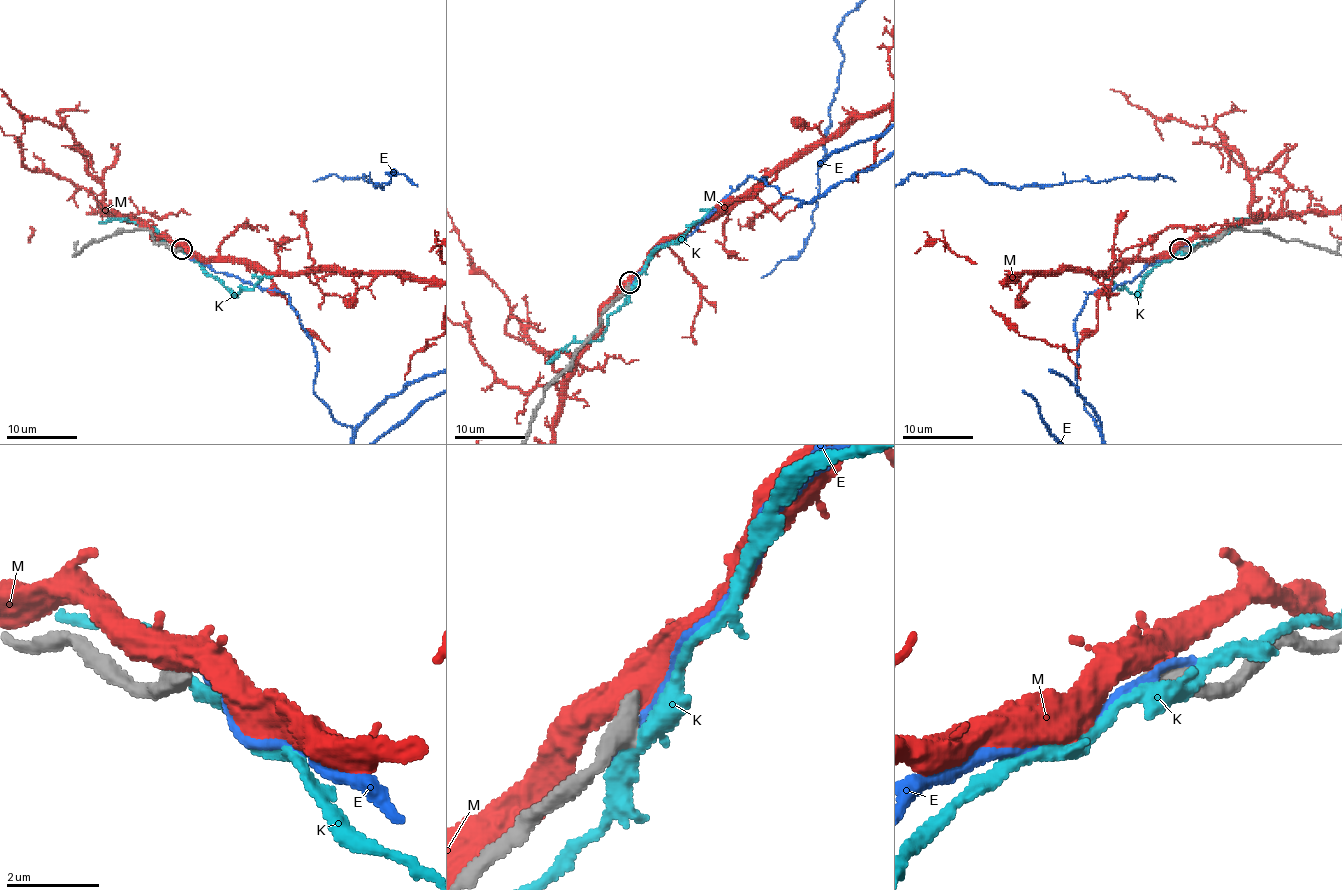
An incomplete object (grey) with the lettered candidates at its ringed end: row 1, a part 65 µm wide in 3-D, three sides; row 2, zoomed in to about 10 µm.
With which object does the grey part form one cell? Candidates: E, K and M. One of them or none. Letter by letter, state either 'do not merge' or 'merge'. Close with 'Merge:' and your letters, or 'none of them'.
E: do not merge
K: do not merge
M: do not merge
Merge: none of them

